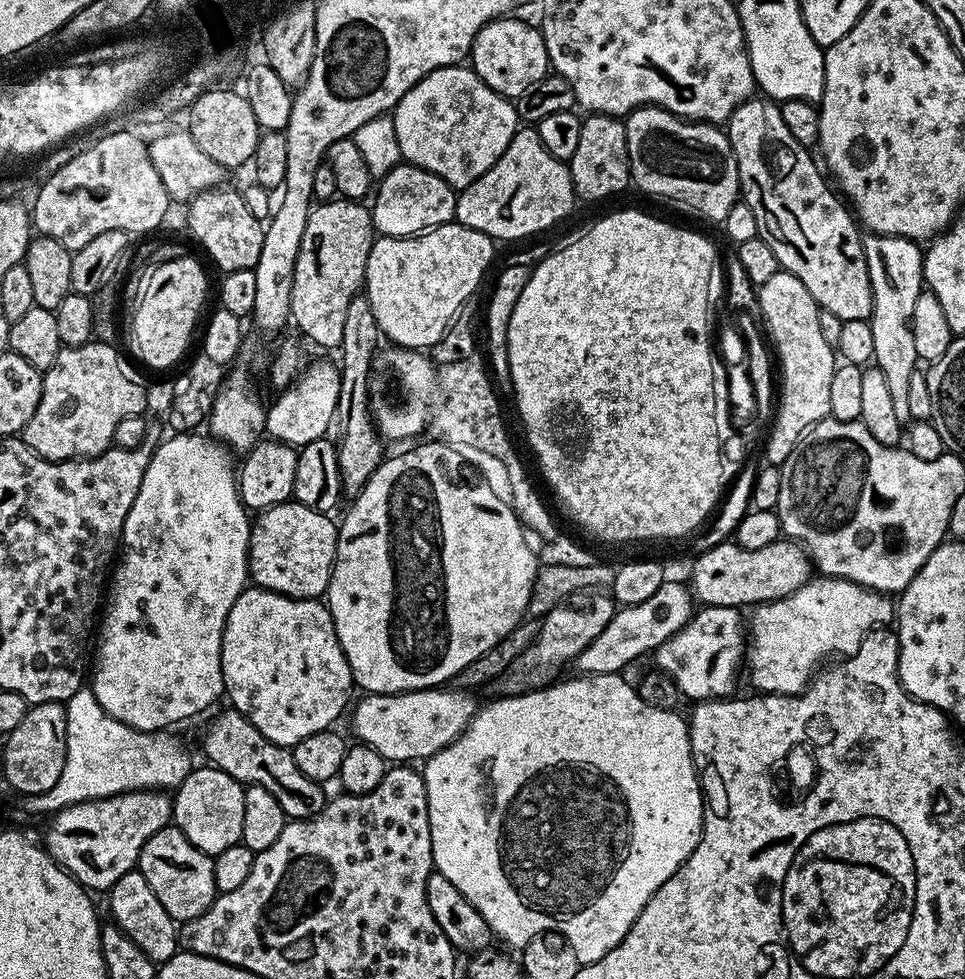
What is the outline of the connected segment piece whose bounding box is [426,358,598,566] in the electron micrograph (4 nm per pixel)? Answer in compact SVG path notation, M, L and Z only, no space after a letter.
M465 358L453 364L443 365L438 372L438 388L439 391L440 388L444 391L444 401L441 404L439 401L438 407L433 411L431 421L426 429L427 435L431 437L434 434L438 434L438 439L436 439L435 443L446 444L452 450L473 448L474 451L481 452L484 456L493 456L504 467L504 472L508 475L508 488L512 491L513 497L511 496L511 499L514 501L514 507L521 521L527 522L530 528L530 523L532 523L533 530L544 539L543 563L557 564L558 566L590 566L597 563L598 556L595 556L592 552L587 552L578 541L571 540L566 533L560 532L559 526L546 513L540 512L539 502L532 497L532 484L528 481L528 476L524 473L524 468L520 465L520 460L516 457L515 450L512 449L512 440L508 437L507 430L504 429L504 420L500 417L502 405L495 388L492 387L492 377L485 361L483 359L471 360L471 358Z

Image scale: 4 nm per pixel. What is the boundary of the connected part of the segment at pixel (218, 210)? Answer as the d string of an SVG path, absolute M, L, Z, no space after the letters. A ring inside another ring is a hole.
M228 186L209 188L187 201L188 228L192 236L204 247L204 252L220 267L221 273L234 270L252 270L262 254L265 225L254 218L239 191L231 192Z

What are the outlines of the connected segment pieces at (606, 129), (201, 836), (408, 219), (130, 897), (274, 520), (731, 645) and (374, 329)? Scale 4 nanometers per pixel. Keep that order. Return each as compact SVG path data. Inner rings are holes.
M588 114L582 120L582 134L578 141L578 150L570 161L572 184L577 197L583 200L604 200L624 187L629 187L628 143L624 120L614 116Z
M193 767L180 783L180 787L175 789L172 820L175 827L179 828L182 834L186 834L190 843L215 858L222 850L242 841L242 814L246 814L245 785L223 772L221 768L203 767Z
M397 164L386 175L379 177L375 192L376 201L370 204L372 227L381 236L418 236L429 228L453 223L457 189L451 188L445 180L438 178L438 174L427 172L417 164Z
M133 870L122 874L122 878L114 882L107 896L108 908L112 911L111 923L120 928L122 934L126 934L126 938L130 938L130 942L134 942L134 946L138 946L138 950L146 954L146 958L150 958L153 962L163 962L176 955L178 951L177 921L172 920L170 914L166 914L166 906L158 902L154 890L150 890L150 882L146 882L141 872Z
M295 502L286 504L275 504L272 508L265 508L251 521L252 533L250 534L250 542L248 543L248 575L251 583L257 588L269 588L272 592L280 592L284 596L293 596L295 600L310 600L320 598L328 591L328 583L332 577L332 564L336 561L336 533L338 531L337 521L331 515L315 512L312 508L307 508Z
M704 606L693 611L692 617L662 646L658 646L654 653L655 667L668 675L675 684L675 691L682 697L689 696L692 702L728 698L736 688L736 675L741 675L742 665L746 660L746 620L741 609L726 606Z
M358 294L350 302L346 310L346 327L342 329L342 342L338 349L340 370L340 401L336 407L338 428L344 433L338 439L338 466L340 467L340 483L343 491L355 494L364 489L366 481L372 477L374 470L385 459L385 445L376 431L372 417L368 411L368 371L372 365L372 356L381 343L380 327L374 322L374 310L370 310L367 295Z

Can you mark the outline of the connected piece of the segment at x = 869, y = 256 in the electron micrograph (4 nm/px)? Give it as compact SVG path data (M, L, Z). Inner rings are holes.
M868 234L863 237L866 254L866 270L870 274L872 291L872 329L874 330L874 364L886 374L886 386L890 386L890 398L894 414L901 422L912 420L909 405L910 374L918 370L912 319L914 302L925 287L924 254L921 245L905 236L878 236Z

